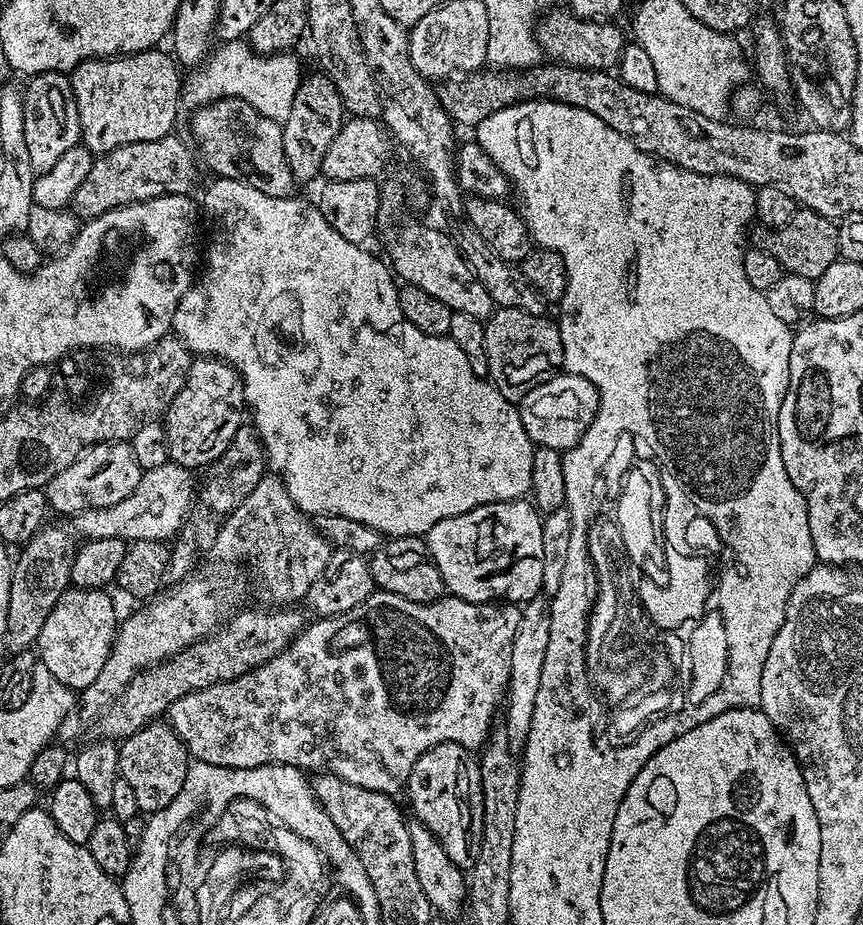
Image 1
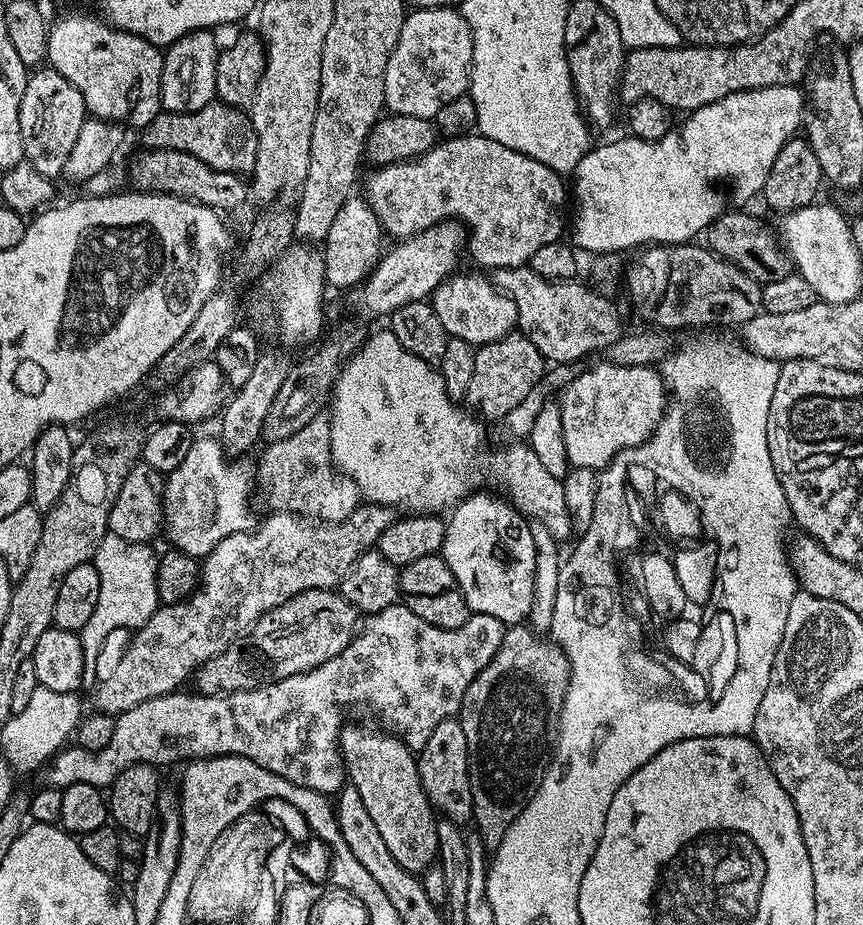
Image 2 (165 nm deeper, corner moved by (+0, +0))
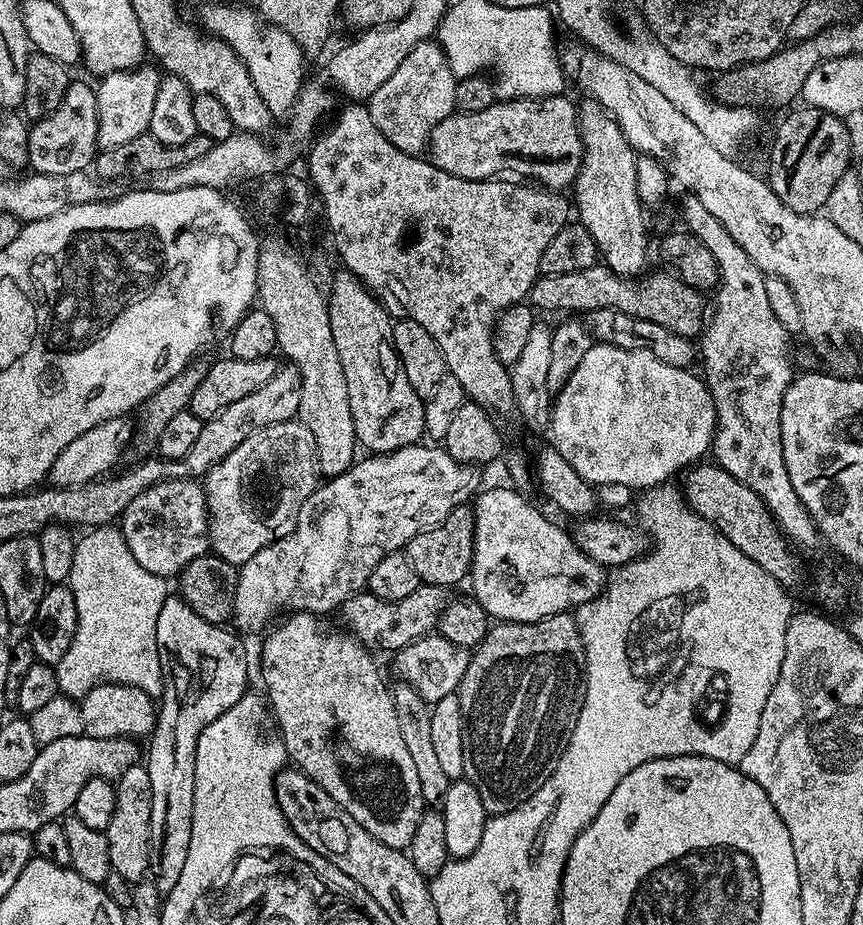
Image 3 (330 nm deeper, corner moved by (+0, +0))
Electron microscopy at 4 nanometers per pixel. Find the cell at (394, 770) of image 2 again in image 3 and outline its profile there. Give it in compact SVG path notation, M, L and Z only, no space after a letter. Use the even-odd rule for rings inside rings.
M294 612L285 615L263 637L260 676L264 679L263 691L270 712L276 715L276 724L280 727L279 739L284 741L289 761L318 782L318 786L322 786L322 790L326 790L326 794L330 794L330 798L334 798L334 802L338 802L338 806L342 806L362 830L370 830L370 834L386 846L406 850L426 805L417 768L402 739L402 726L398 726L398 710L392 701L389 685L384 685L369 649L347 631L335 632L320 620L323 619L311 612Z

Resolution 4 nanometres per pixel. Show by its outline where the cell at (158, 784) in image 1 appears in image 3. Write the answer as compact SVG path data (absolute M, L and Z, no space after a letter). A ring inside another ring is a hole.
M143 763L130 766L115 781L116 801L114 818L110 818L110 866L129 882L145 879L149 875L148 851L150 850L150 774Z

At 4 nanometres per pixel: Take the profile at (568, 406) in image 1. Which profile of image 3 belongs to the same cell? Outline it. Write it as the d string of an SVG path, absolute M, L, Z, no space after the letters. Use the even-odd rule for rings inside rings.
M599 342L593 343L592 349L587 352L586 358L582 358L582 362L578 362L578 370L574 370L570 374L570 378L561 386L560 391L555 393L554 399L552 401L552 414L548 418L548 426L546 429L546 436L549 436L551 447L558 450L558 454L562 454L562 458L566 458L566 462L570 462L570 466L574 466L574 470L578 470L578 474L583 480L588 481L589 484L593 486L599 486L605 484L606 482L622 482L622 486L630 486L633 490L647 490L650 488L655 488L665 482L671 481L673 479L672 475L677 472L677 474L683 473L685 469L689 466L695 465L697 461L701 459L700 456L703 452L707 453L712 446L712 438L716 434L716 407L712 401L712 395L710 390L704 384L703 379L699 375L695 376L695 371L689 370L687 368L679 368L678 366L666 366L666 362L661 362L659 358L654 358L654 354L646 354L646 350L622 350L618 346L613 344L601 344Z

